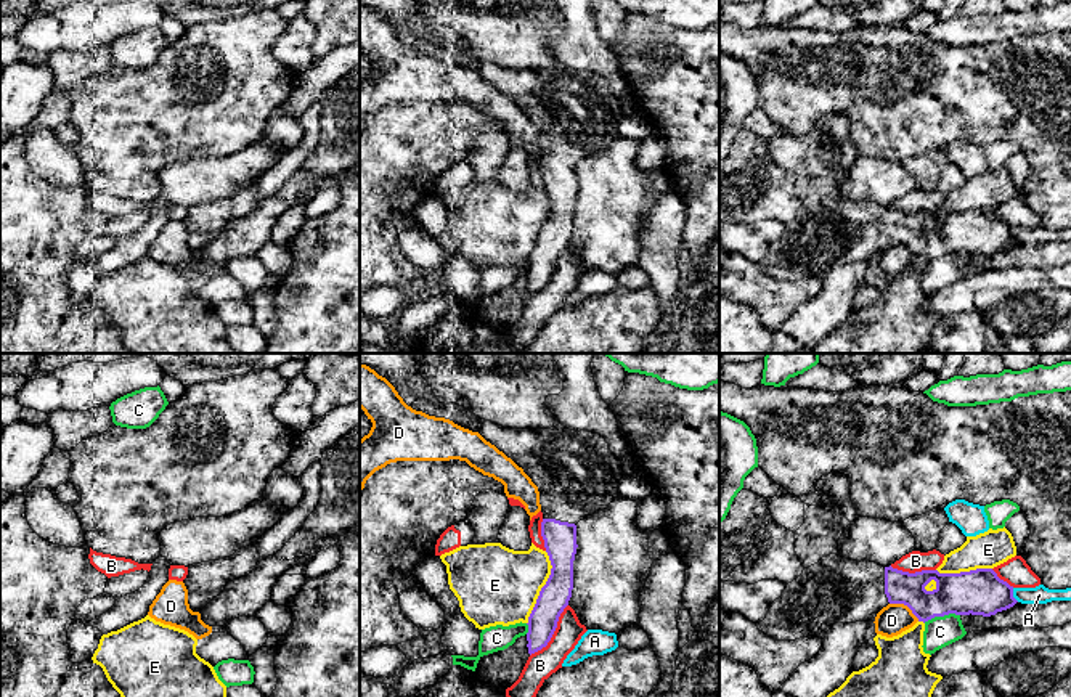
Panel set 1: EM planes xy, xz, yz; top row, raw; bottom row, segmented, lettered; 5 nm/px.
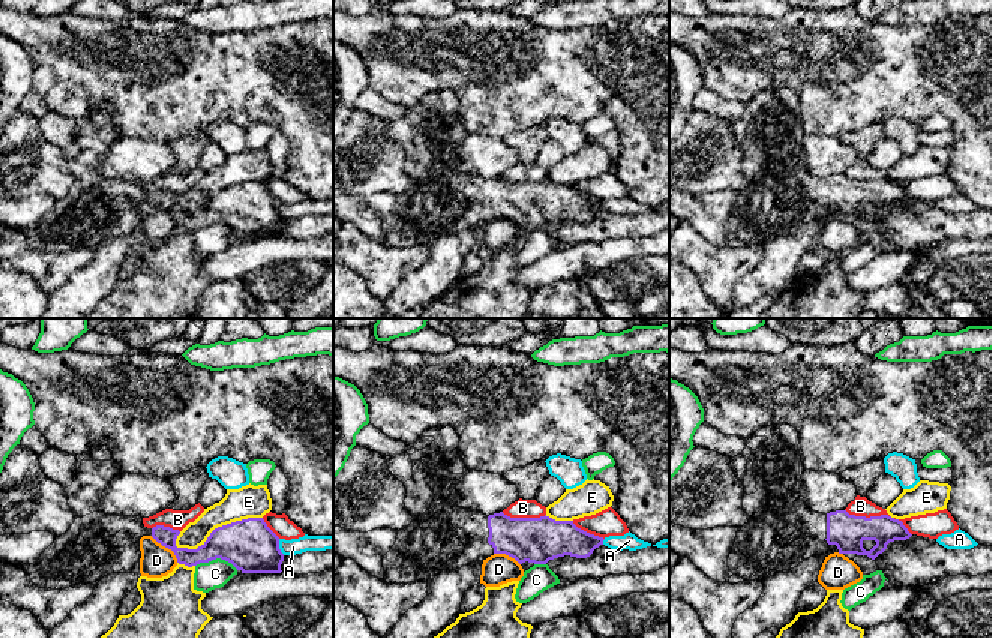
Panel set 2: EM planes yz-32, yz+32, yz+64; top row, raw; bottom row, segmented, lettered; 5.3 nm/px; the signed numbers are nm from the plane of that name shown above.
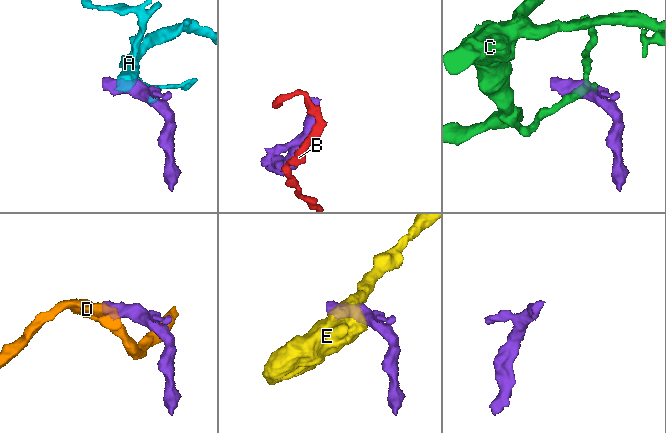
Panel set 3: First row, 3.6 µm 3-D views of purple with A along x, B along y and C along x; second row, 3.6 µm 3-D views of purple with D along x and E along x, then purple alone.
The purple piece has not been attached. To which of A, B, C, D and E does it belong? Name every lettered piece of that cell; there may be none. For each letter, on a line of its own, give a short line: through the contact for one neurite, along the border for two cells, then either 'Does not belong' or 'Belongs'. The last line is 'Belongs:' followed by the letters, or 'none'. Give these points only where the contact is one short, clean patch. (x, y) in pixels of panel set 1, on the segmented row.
A: Does not belong
B: Does not belong
C: Does not belong
D: Line: yz (890, 603), (903, 603), (919, 620). Does not belong
E: Does not belong
Belongs: none

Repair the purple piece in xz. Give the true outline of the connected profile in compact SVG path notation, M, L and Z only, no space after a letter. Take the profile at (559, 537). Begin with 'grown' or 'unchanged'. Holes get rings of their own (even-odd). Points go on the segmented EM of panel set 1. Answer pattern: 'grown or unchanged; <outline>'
grown; M485 421L480 435L522 467L540 491L541 536L552 569L527 623L527 647L531 655L548 646L559 617L572 597L573 560L578 548L576 524L609 507L618 496L618 485L625 472L605 438L594 432L575 432L562 424L551 429L509 429Z

